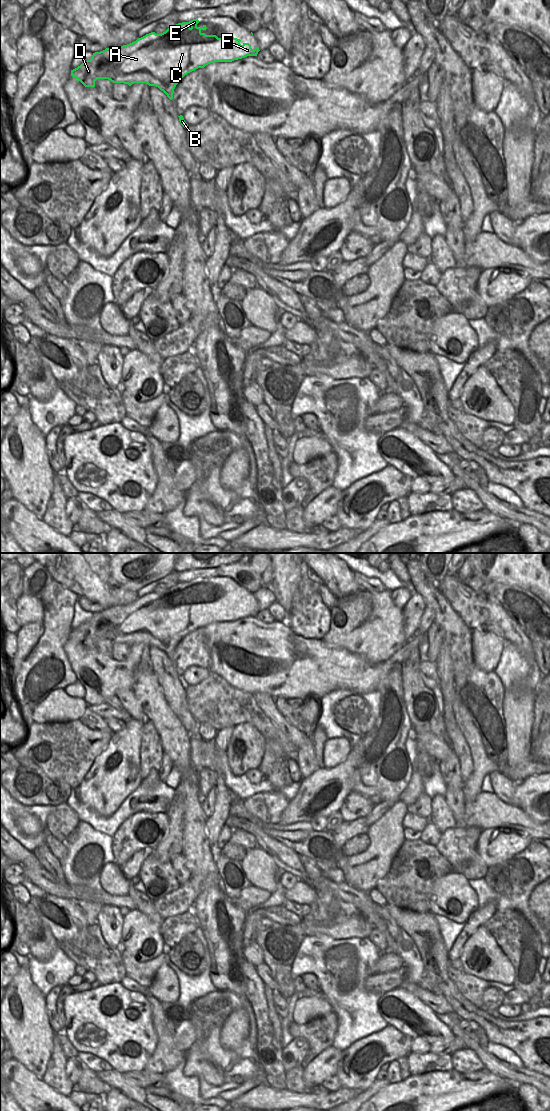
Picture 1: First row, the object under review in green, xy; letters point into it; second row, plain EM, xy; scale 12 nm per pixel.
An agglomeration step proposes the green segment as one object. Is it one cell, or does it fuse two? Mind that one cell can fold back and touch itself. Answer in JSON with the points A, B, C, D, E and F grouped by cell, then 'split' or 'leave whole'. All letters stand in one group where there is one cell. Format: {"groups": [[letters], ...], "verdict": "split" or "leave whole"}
{"groups": [["A", "B", "C", "D", "E", "F"]], "verdict": "leave whole"}

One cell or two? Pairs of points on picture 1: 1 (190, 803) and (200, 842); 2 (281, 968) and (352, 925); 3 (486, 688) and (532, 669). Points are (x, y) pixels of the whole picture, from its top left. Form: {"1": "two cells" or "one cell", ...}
{"1": "one cell", "2": "two cells", "3": "two cells"}

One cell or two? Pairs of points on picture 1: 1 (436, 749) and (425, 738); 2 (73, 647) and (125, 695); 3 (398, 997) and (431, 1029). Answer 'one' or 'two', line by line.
1: one
2: two
3: one

